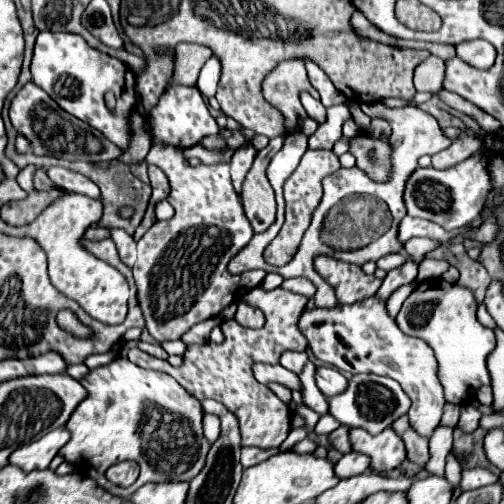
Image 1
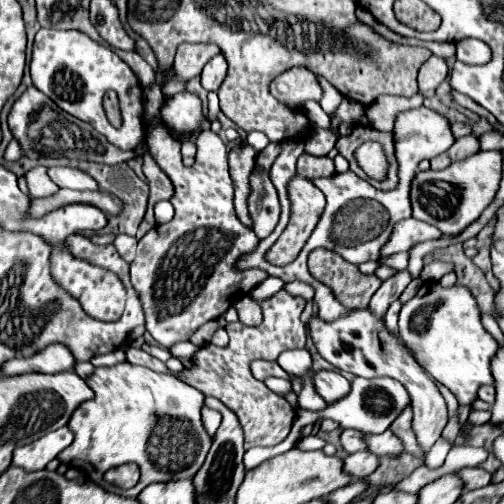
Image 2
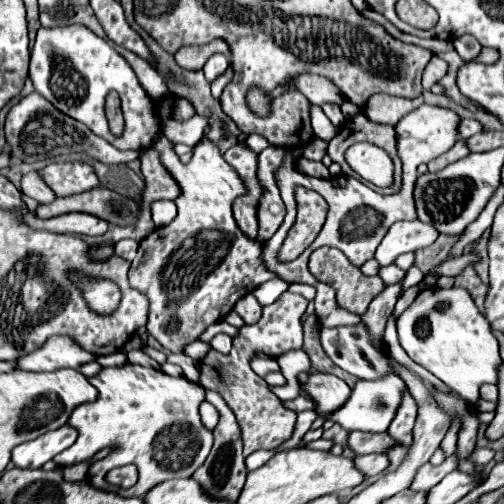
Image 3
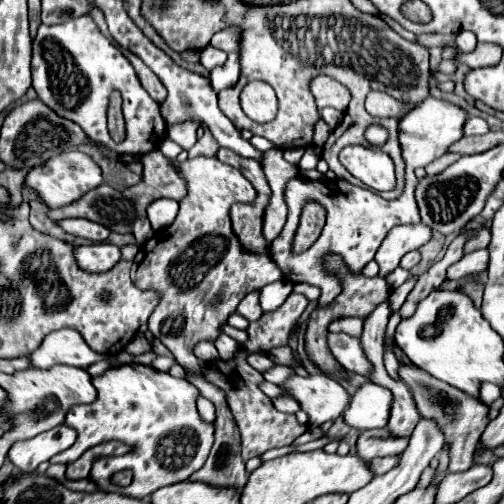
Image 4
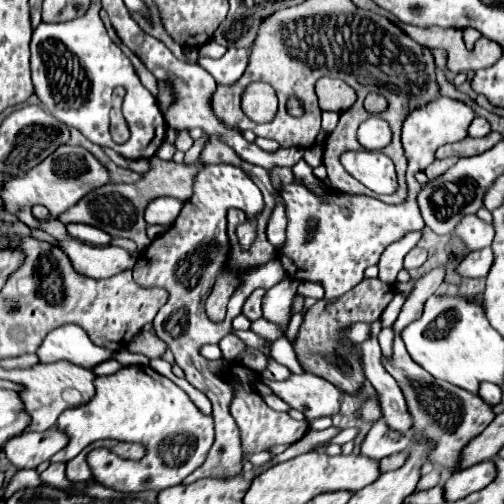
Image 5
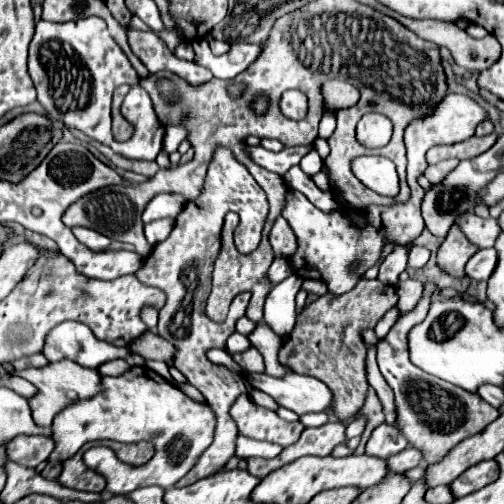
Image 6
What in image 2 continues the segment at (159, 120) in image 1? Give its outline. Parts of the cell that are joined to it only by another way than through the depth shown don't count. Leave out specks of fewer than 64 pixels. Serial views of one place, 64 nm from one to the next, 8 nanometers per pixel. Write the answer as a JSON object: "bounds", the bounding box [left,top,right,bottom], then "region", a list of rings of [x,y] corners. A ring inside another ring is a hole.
{"bounds":[160,92,210,132],"region":[[[180,92],[168,98],[160,110],[164,124],[174,132],[190,132],[194,128],[208,130],[210,124],[204,120],[202,106],[196,94]]]}

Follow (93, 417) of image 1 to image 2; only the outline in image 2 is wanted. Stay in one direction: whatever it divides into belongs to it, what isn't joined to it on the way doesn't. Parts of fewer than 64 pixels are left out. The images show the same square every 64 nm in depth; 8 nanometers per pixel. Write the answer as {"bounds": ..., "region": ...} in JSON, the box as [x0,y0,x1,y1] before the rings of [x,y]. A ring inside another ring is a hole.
{"bounds":[58,362,212,498],"region":[[[122,362],[110,368],[96,368],[92,376],[86,378],[88,386],[96,392],[96,396],[84,404],[80,404],[70,422],[68,428],[74,432],[74,442],[60,452],[58,460],[68,466],[78,466],[86,472],[86,476],[102,486],[104,490],[110,490],[118,496],[126,498],[136,498],[148,484],[154,482],[168,482],[168,480],[178,480],[178,478],[192,478],[200,466],[204,464],[204,458],[210,450],[212,438],[202,426],[200,420],[200,408],[204,406],[204,394],[192,388],[190,384],[182,382],[180,378],[172,374],[158,374],[150,368],[144,366],[134,366],[130,362]],[[126,462],[136,462],[140,468],[140,482],[132,490],[120,490],[120,488],[108,488],[108,482],[102,478],[106,470],[126,464]]]}

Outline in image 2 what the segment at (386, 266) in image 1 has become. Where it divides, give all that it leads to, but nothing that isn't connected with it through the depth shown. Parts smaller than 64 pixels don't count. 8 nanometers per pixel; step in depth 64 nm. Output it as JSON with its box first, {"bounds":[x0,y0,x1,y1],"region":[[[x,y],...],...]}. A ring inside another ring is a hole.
{"bounds":[382,252,408,270],"region":[[[406,252],[394,254],[394,256],[386,258],[386,260],[382,260],[382,264],[392,266],[392,268],[396,268],[396,270],[406,270],[406,266],[408,266],[408,254],[406,254]]]}

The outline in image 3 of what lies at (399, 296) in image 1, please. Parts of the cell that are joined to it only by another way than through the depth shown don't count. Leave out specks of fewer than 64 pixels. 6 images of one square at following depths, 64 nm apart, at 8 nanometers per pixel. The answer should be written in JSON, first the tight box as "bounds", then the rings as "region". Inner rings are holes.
{"bounds":[384,314,448,392],"region":[[[393,314],[389,316],[386,324],[384,343],[386,344],[385,347],[388,350],[388,353],[394,360],[401,365],[406,366],[412,372],[420,375],[425,382],[431,383],[434,387],[442,390],[443,392],[448,392],[448,387],[442,381],[428,372],[425,368],[412,361],[404,349],[400,346],[396,330],[396,319]]]}

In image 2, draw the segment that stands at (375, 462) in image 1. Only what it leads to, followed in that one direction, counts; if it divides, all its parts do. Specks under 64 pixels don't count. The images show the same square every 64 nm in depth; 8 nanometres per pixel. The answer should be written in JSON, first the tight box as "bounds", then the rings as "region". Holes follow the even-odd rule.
{"bounds":[364,430,404,458],"region":[[[386,430],[384,434],[366,434],[364,436],[368,440],[368,450],[370,452],[376,452],[376,456],[384,458],[384,456],[398,456],[404,448],[400,444],[400,440],[390,432]]]}

